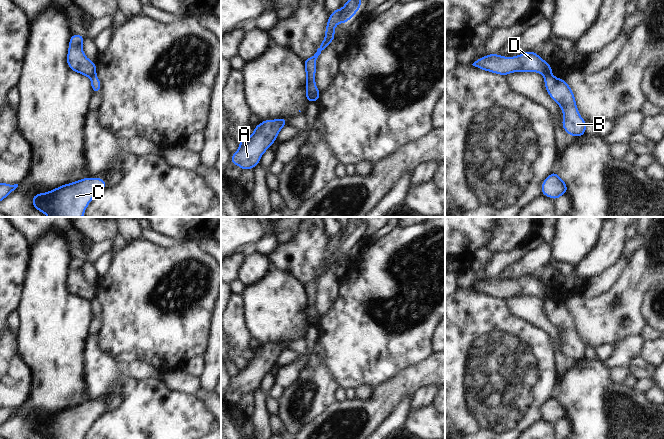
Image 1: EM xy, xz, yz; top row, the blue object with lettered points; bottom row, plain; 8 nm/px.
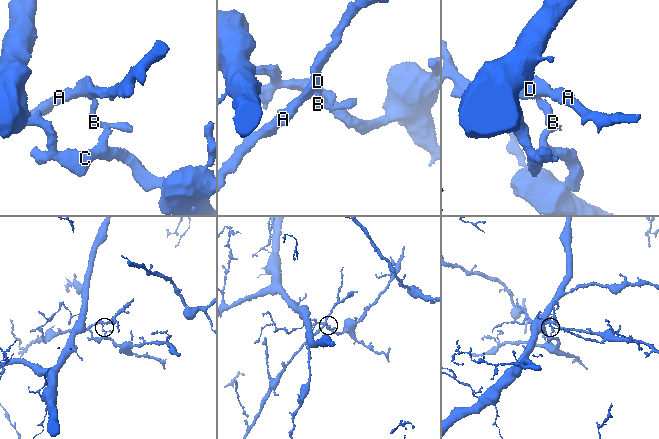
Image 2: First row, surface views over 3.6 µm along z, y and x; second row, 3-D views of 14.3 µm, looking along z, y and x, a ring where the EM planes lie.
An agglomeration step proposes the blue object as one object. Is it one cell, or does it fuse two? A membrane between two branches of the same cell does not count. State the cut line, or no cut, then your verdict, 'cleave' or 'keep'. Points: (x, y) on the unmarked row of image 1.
cut in yz along (550, 297), (544, 300); cleave

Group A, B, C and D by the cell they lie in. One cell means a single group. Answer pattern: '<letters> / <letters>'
A D / B C

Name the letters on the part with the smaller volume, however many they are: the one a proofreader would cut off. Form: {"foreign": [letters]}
{"foreign": ["A", "D"]}

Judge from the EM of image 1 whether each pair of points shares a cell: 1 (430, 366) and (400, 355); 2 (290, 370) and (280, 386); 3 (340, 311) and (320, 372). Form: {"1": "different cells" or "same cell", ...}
{"1": "different cells", "2": "same cell", "3": "different cells"}

